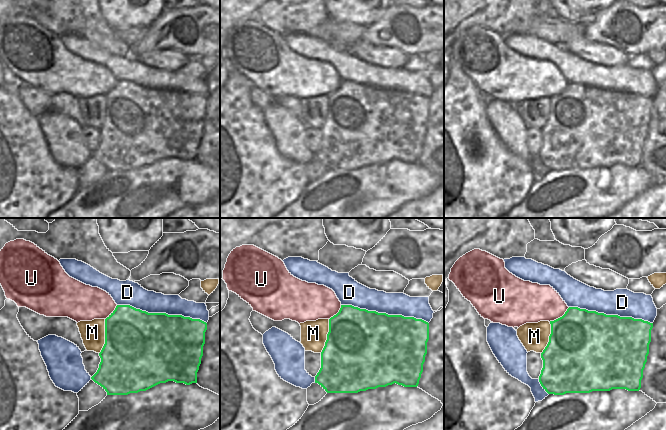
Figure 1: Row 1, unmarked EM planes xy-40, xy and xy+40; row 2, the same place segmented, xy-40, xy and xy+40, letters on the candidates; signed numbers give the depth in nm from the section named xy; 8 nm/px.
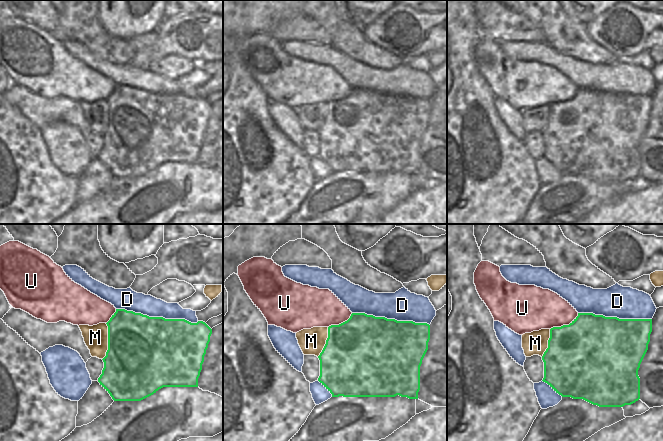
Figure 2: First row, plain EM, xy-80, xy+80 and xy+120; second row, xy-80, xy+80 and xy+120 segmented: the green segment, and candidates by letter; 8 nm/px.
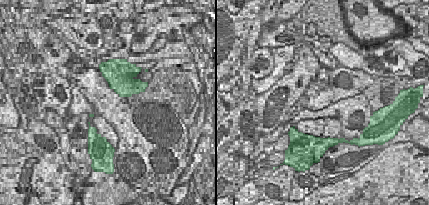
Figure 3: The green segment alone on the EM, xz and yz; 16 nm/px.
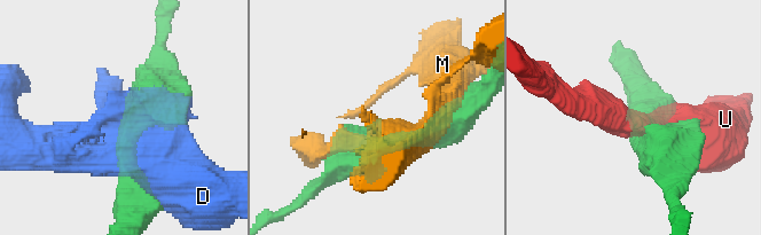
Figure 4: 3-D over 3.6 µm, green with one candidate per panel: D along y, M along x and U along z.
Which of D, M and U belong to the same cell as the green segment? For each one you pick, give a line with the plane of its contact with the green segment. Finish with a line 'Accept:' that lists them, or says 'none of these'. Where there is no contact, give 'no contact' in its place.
Accept: none of these

